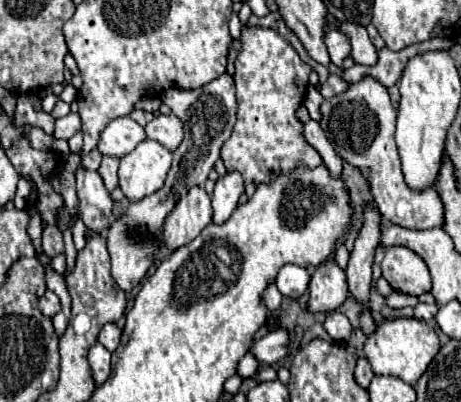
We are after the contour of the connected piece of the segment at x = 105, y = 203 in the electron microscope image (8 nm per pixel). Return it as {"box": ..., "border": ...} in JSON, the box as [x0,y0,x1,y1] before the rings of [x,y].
{"box":[75,165,113,231],"border":[[[83,165],[75,171],[77,179],[77,197],[81,207],[81,219],[87,225],[87,229],[103,231],[111,225],[111,207],[113,199],[109,197],[103,179],[99,173],[85,169]]]}

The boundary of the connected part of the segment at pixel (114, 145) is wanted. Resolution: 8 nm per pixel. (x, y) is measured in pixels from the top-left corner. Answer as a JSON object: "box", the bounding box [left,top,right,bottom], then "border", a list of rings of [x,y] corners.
{"box":[97,115,147,157],"border":[[[127,115],[127,117],[119,117],[107,125],[107,129],[101,133],[101,141],[99,141],[97,149],[103,155],[123,157],[145,139],[147,139],[145,129]]]}

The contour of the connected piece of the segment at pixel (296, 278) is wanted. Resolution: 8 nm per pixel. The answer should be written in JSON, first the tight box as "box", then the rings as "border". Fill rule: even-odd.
{"box":[275,265,309,299],"border":[[[285,265],[279,271],[275,285],[281,291],[281,295],[299,299],[309,289],[309,271],[297,265]]]}

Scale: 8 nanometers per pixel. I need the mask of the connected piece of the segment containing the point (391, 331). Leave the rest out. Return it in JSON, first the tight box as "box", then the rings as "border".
{"box":[365,317,439,385],"border":[[[415,317],[383,321],[379,329],[365,341],[365,355],[375,375],[399,377],[401,381],[409,385],[415,385],[419,381],[419,377],[425,373],[425,369],[429,367],[437,351],[439,351],[439,337],[435,329]]]}

